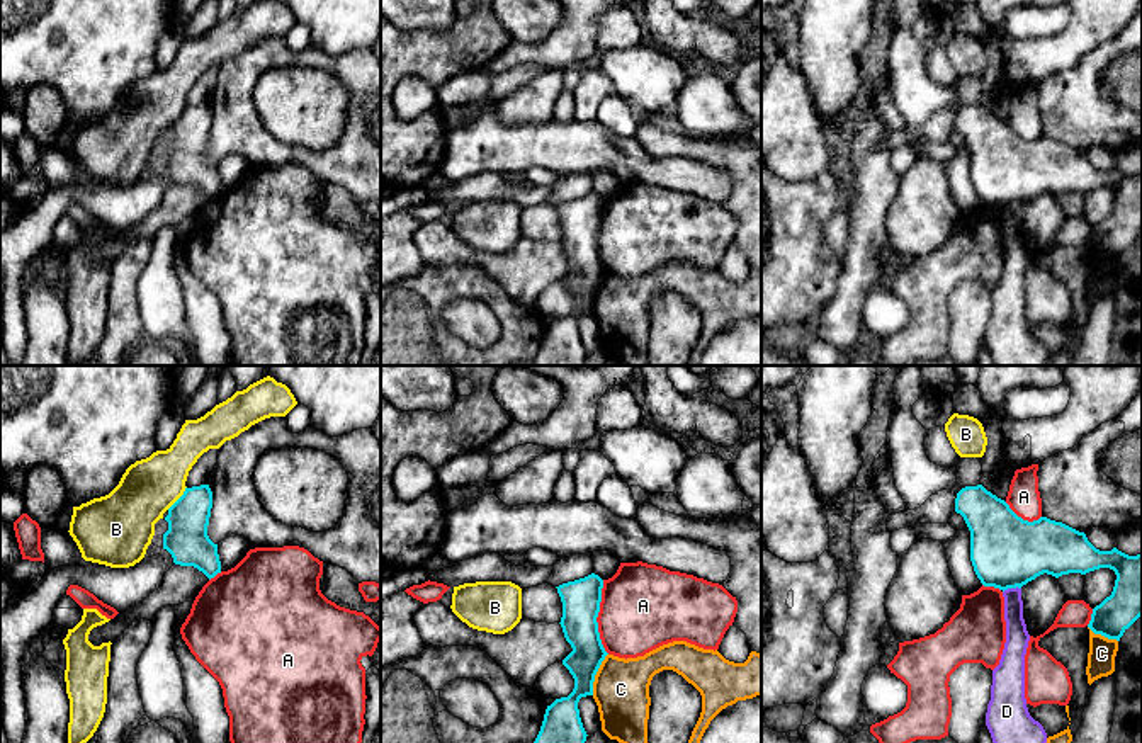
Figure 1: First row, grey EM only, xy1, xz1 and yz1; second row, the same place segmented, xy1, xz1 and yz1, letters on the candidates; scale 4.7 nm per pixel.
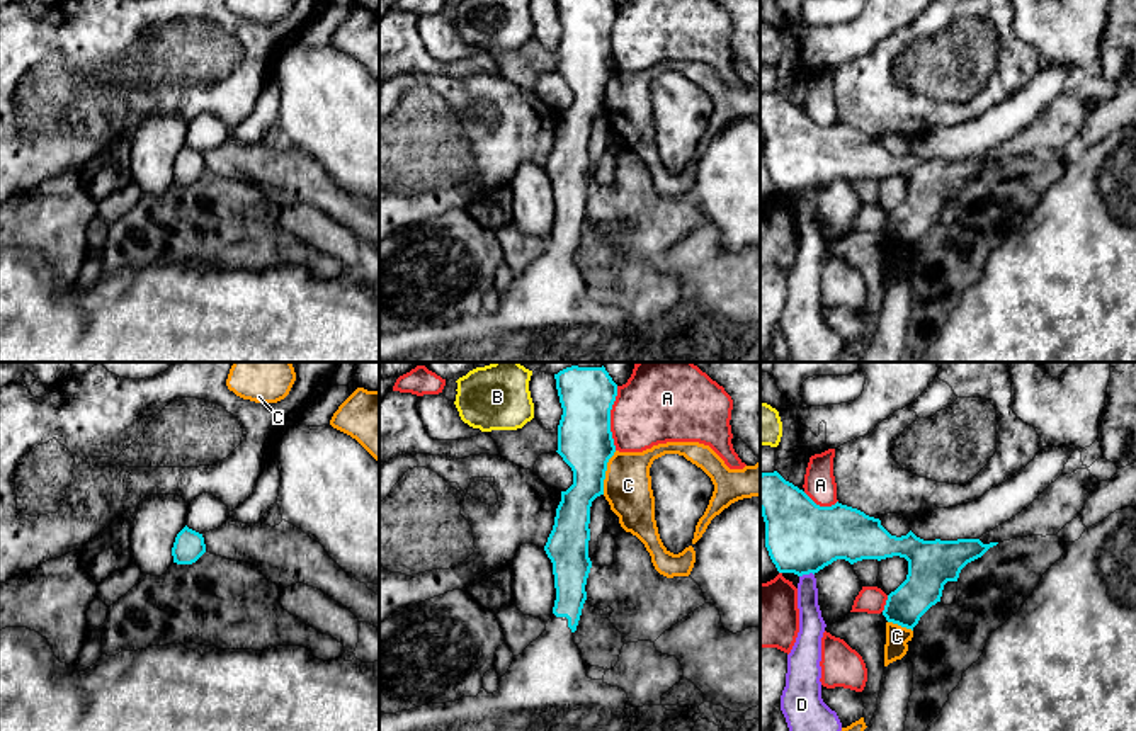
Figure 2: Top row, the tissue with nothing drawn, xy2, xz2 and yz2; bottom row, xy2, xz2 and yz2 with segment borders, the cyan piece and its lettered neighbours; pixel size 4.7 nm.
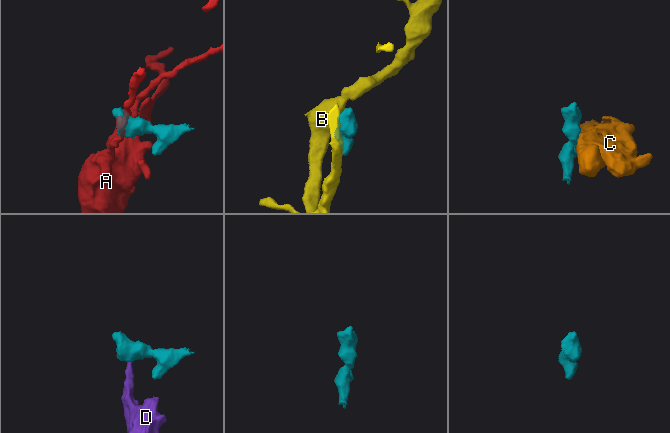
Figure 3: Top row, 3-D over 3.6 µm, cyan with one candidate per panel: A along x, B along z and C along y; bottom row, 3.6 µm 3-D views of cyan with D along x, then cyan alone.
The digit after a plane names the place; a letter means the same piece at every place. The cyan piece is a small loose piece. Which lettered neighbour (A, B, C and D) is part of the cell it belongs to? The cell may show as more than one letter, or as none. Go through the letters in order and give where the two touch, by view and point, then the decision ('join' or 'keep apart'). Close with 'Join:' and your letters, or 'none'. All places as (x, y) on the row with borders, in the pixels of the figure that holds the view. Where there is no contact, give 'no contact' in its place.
A: meets cyan in xz1 at (597, 616); keep apart
B: meets cyan in xy1 at (179, 499); keep apart
C: meets cyan in xz2 at (604, 473); keep apart
D: meets cyan in yz1 at (1011, 587); keep apart
Join: none

